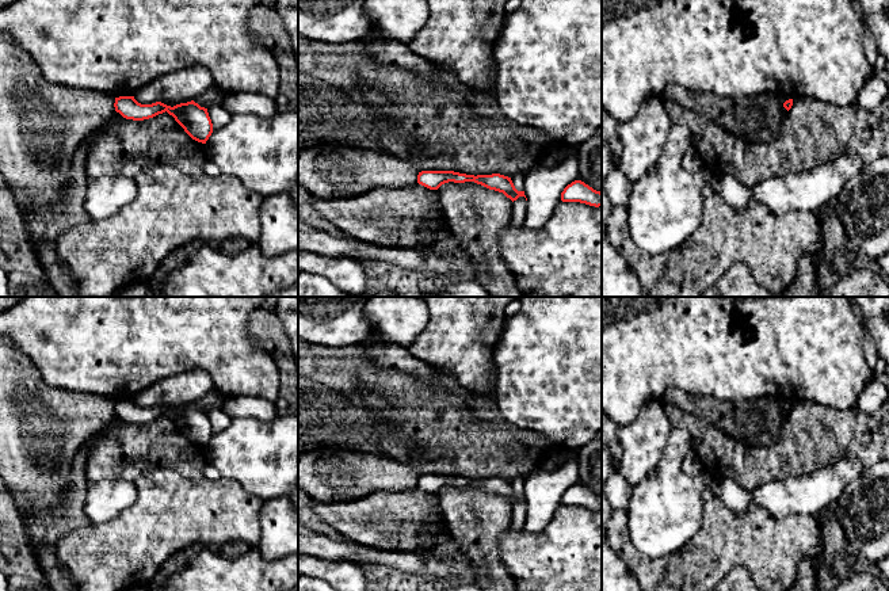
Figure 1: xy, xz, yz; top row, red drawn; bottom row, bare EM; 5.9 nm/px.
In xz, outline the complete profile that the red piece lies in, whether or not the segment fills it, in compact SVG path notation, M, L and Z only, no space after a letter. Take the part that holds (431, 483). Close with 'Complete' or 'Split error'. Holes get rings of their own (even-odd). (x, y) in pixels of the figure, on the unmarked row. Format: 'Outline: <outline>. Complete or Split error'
Outline: M421 474L417 478L417 487L430 492L438 493L442 488L454 485L454 487L465 487L474 485L481 488L489 493L495 493L503 496L512 506L519 500L524 500L524 495L518 495L511 484L511 481L492 477L492 478L466 478L454 474Z. Complete

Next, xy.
Outline: M119 400L115 401L114 411L123 422L133 424L149 423L167 415L192 443L202 447L206 447L213 436L207 412L194 404L171 411L161 405L141 408L134 400Z. Complete

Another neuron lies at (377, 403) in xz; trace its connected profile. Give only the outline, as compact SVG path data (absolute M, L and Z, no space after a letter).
M365 390L363 392L363 399L366 405L379 413L379 415L389 415L393 413L393 408L390 407L390 404L385 400L384 396L373 392L373 390Z

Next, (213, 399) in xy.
M213 388L202 399L199 399L194 405L201 411L209 412L211 408L222 408L225 397Z

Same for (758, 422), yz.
M669 388L661 401L705 419L735 441L755 447L777 443L785 422L775 400L770 397L718 401L709 396L692 396Z

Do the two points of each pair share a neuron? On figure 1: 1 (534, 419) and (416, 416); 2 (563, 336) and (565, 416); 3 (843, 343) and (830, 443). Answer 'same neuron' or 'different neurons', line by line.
1: different neurons
2: same neuron
3: different neurons

